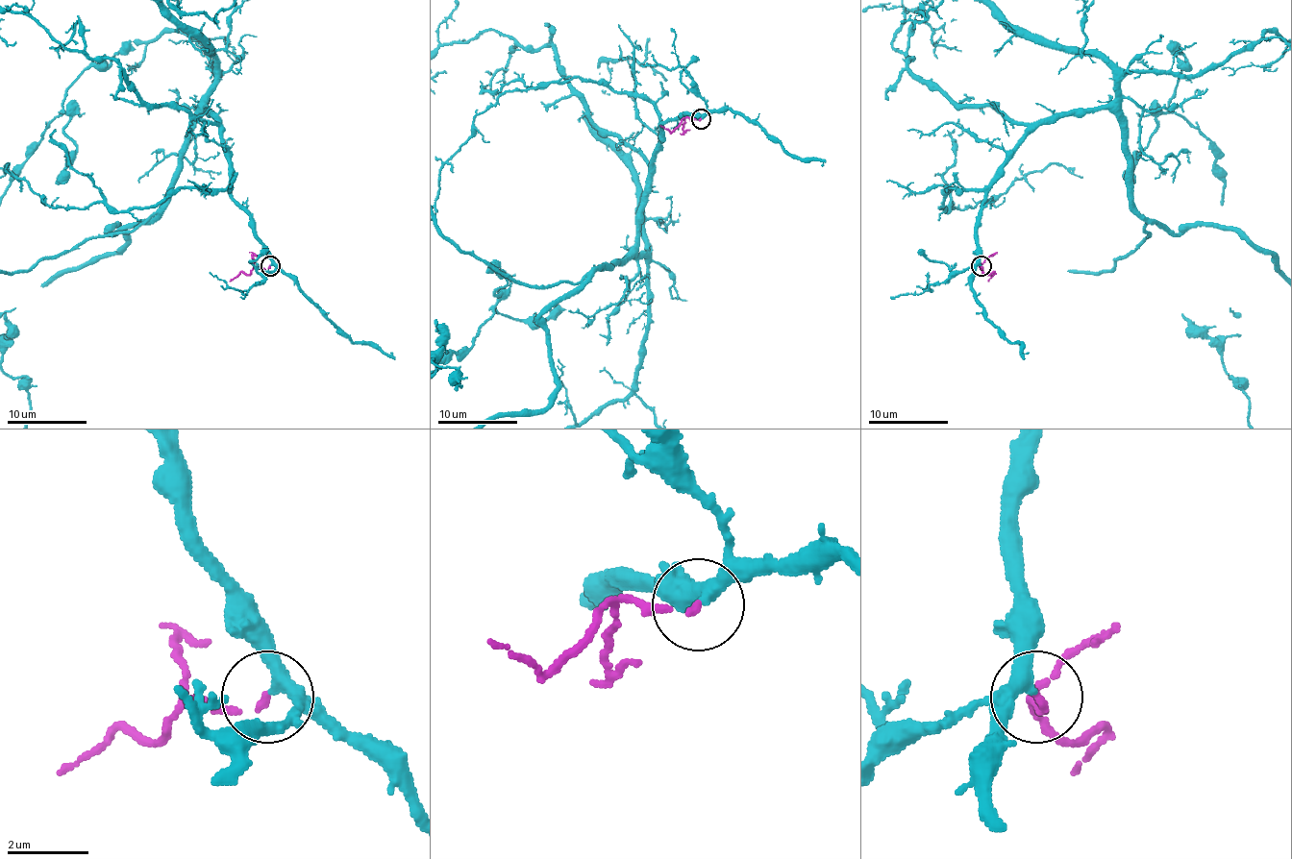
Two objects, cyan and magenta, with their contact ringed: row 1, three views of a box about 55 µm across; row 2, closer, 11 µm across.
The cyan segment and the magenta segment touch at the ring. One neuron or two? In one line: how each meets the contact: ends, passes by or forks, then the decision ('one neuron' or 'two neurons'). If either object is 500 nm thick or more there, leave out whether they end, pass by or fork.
cyan passes by; magenta ends there; one neuron

